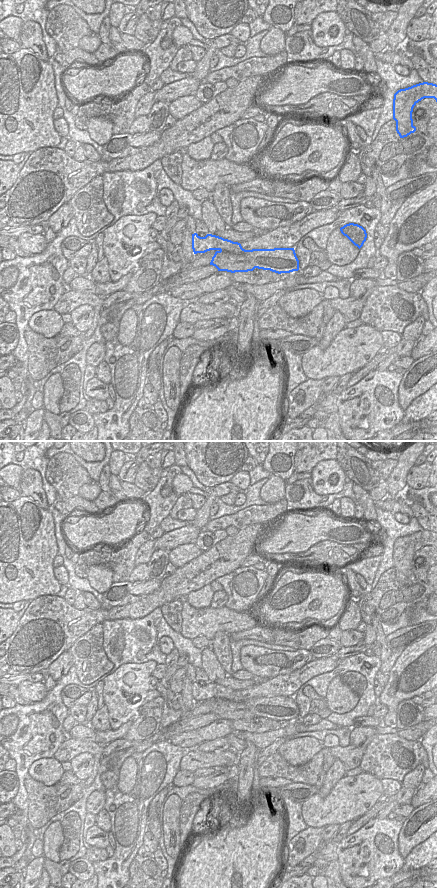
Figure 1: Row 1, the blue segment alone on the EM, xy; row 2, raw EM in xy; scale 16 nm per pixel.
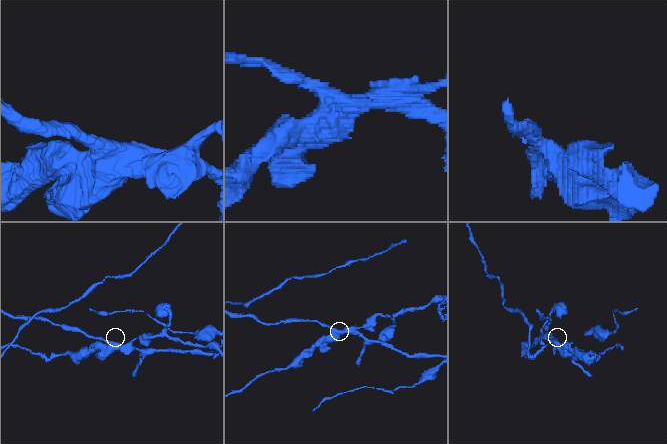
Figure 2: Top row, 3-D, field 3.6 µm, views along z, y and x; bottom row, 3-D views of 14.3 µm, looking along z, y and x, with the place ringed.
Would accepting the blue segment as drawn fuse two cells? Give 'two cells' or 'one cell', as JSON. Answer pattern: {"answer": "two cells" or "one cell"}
{"answer": "two cells"}

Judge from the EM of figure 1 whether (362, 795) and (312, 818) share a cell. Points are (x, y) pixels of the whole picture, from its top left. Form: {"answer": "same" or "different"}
{"answer": "same"}

